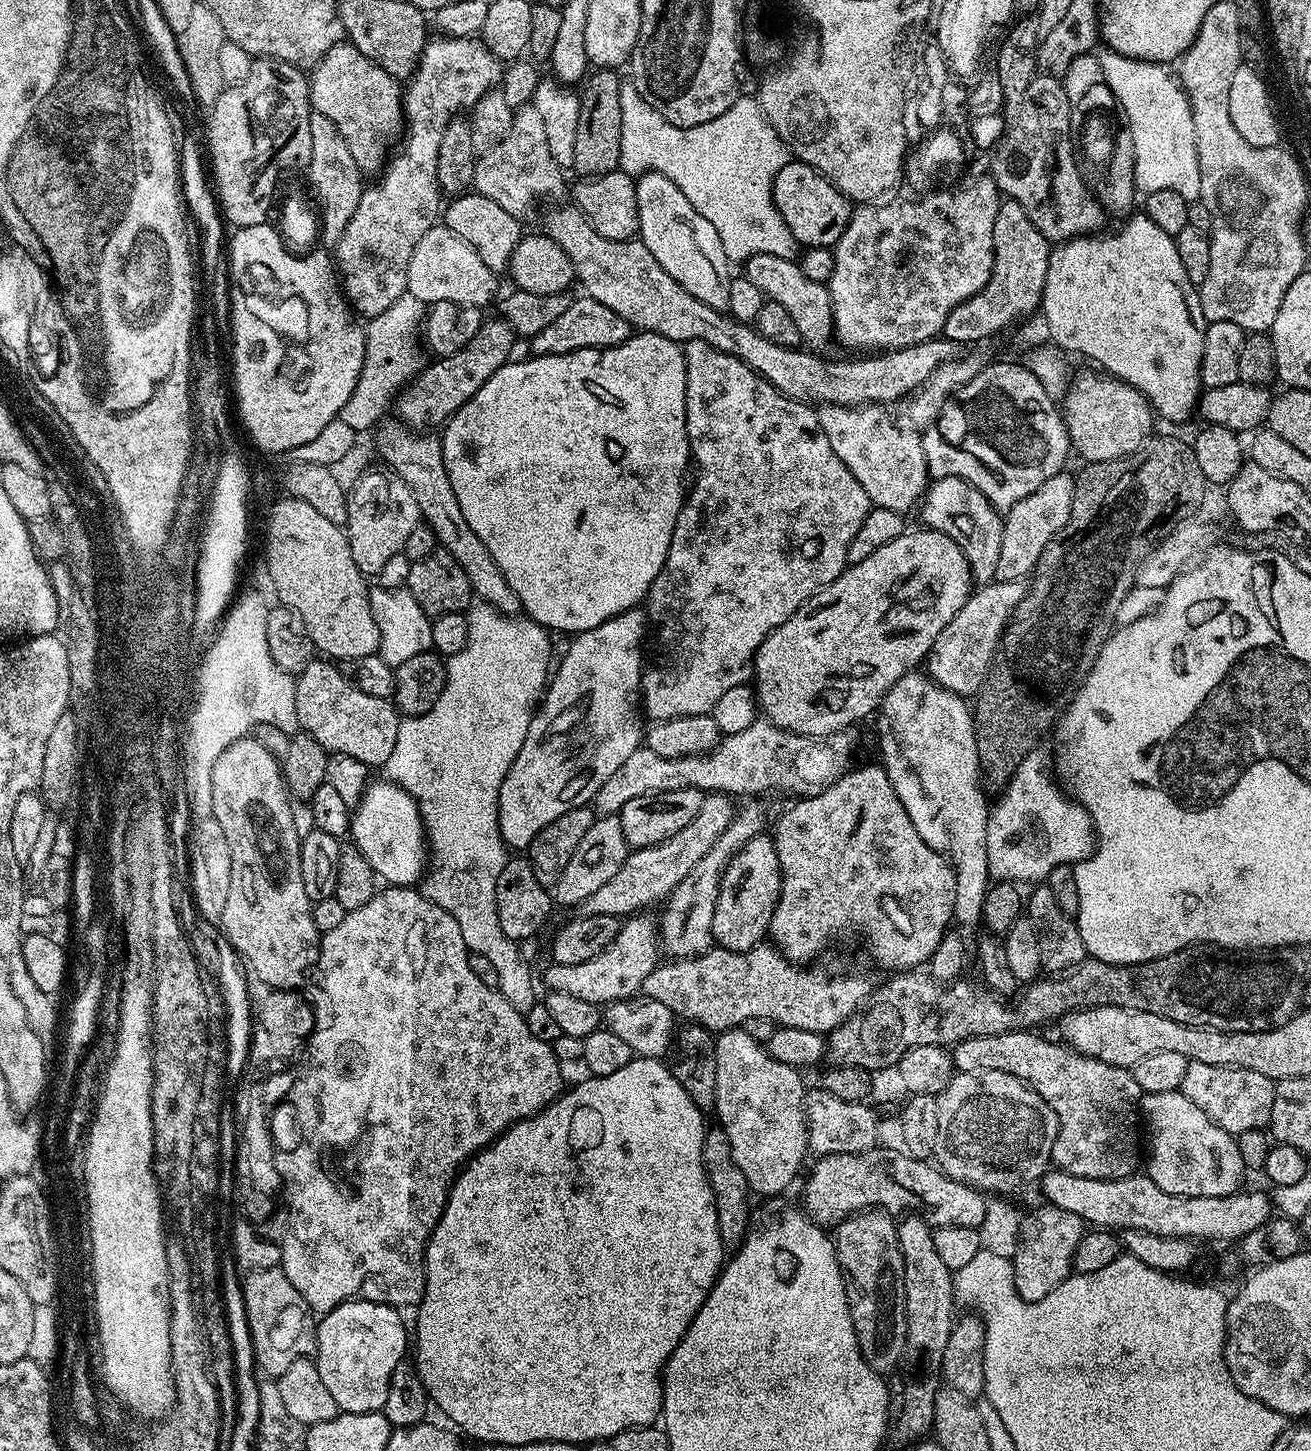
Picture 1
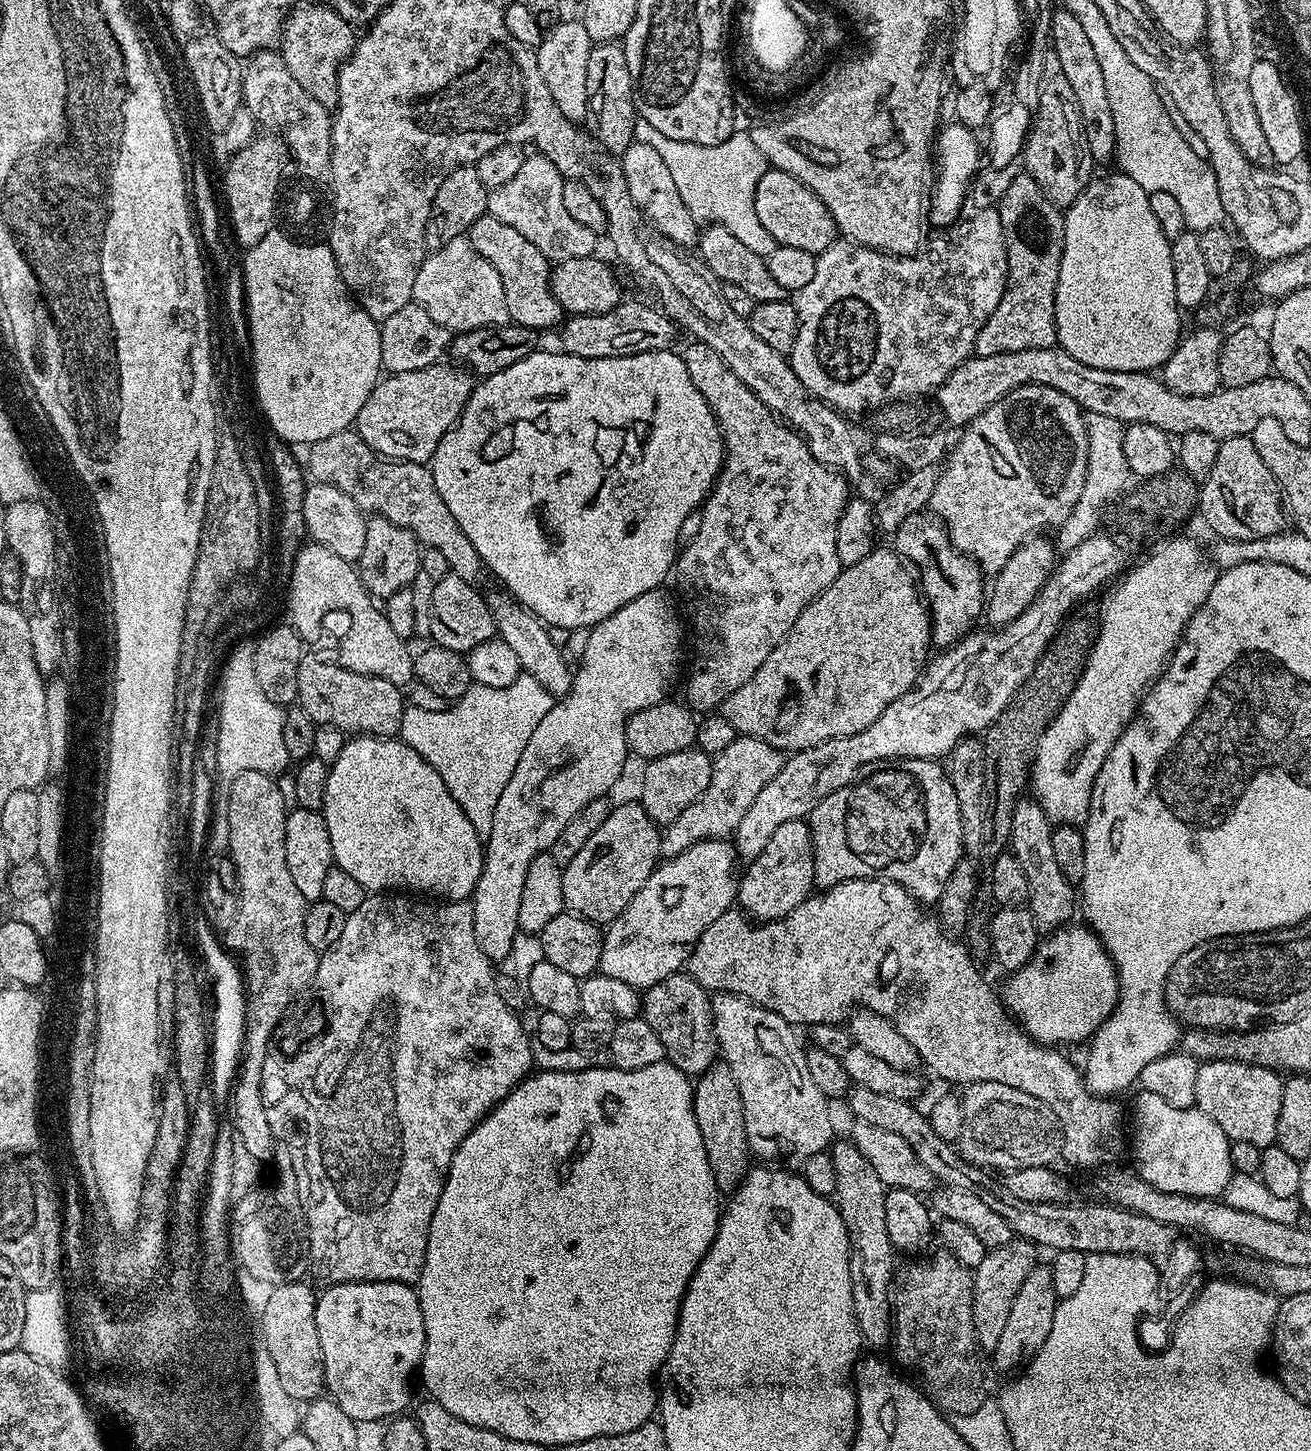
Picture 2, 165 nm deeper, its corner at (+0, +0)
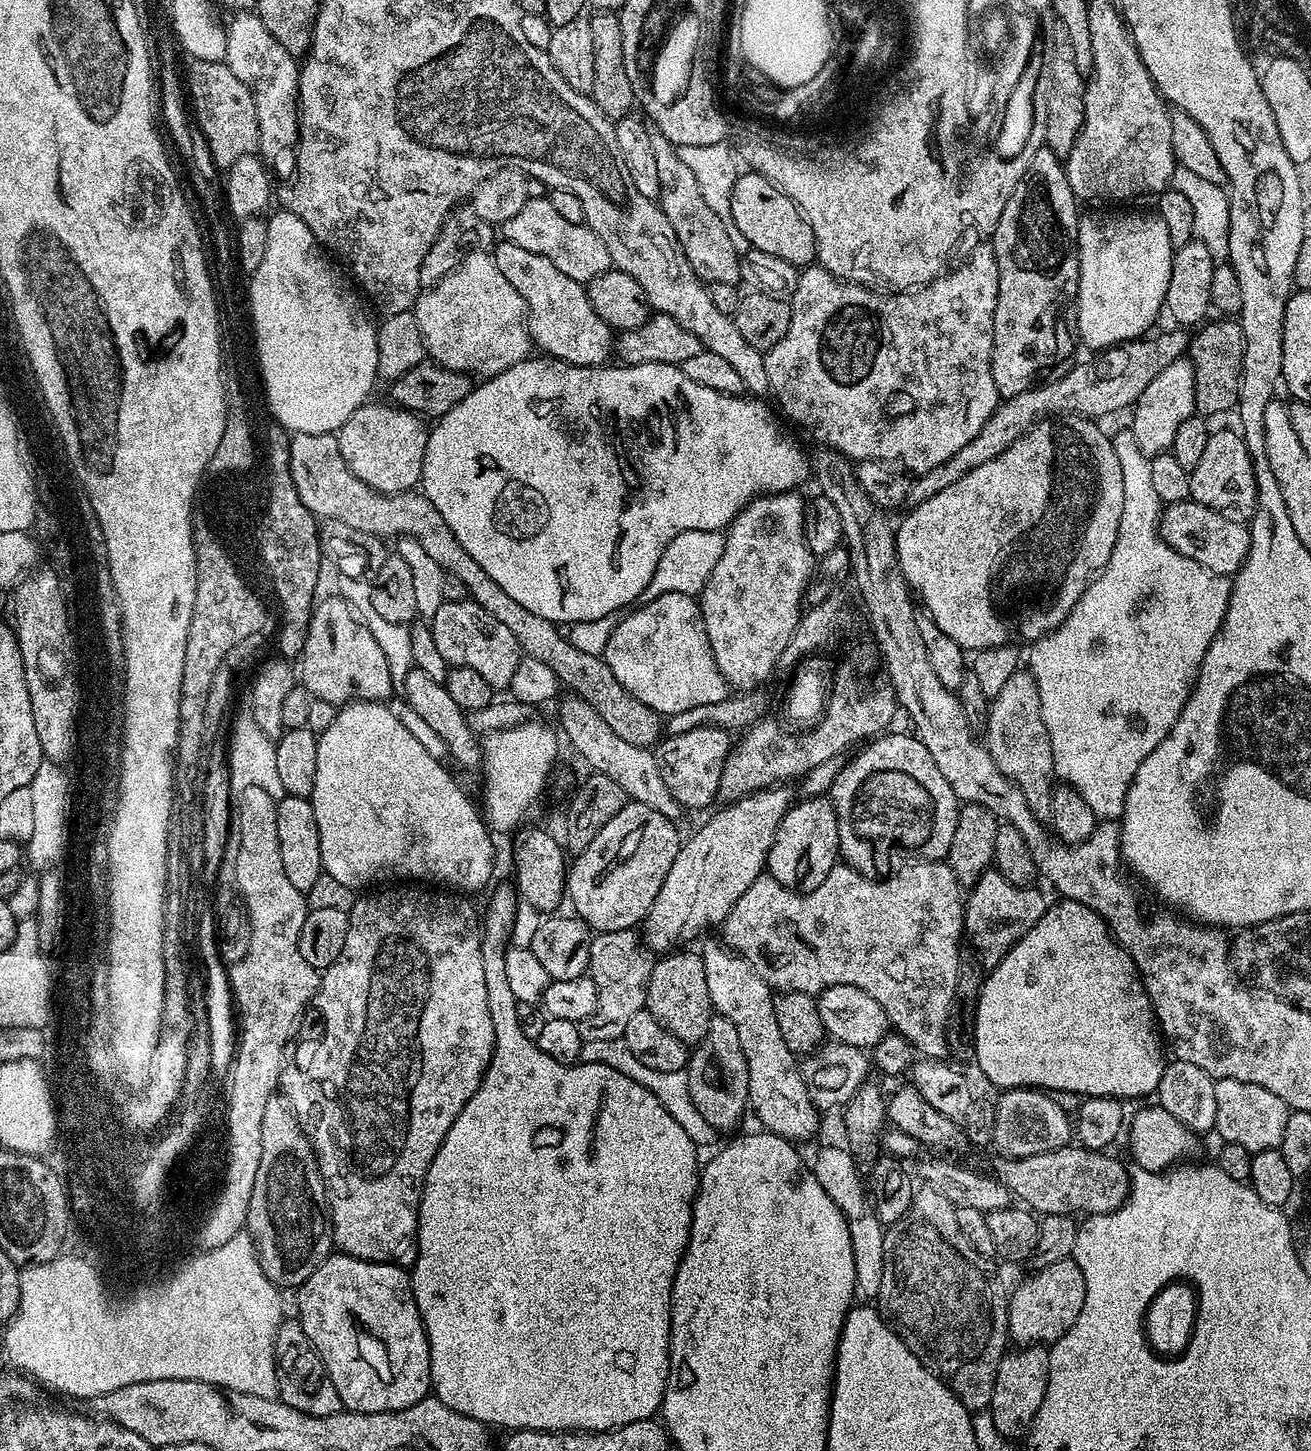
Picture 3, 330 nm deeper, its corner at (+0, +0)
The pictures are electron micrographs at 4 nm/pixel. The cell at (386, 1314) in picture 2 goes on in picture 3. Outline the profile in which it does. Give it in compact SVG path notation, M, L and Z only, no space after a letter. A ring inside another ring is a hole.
M330 1254L319 1264L314 1274L306 1278L306 1282L300 1285L296 1296L296 1312L302 1330L306 1338L314 1346L319 1354L320 1361L326 1366L330 1382L338 1390L338 1398L341 1405L350 1412L393 1412L402 1410L406 1406L414 1406L423 1396L429 1395L432 1386L432 1371L430 1370L430 1350L428 1349L428 1336L424 1333L424 1323L420 1317L420 1311L416 1305L416 1299L412 1293L412 1278L399 1264L379 1264L369 1260L359 1260L353 1256L343 1254Z

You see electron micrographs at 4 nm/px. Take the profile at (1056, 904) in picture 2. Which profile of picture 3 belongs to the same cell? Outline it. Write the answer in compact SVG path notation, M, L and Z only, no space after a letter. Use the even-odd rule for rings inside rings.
M1017 670L1010 674L1010 678L1006 678L1002 690L998 690L991 701L987 732L986 747L998 770L1002 770L1002 774L1006 774L1006 778L1022 790L1026 804L1030 810L1034 810L1040 821L1051 821L1050 800L1056 780L1054 754L1046 722L1042 722L1042 698L1038 698L1038 682L1032 677L1031 671Z

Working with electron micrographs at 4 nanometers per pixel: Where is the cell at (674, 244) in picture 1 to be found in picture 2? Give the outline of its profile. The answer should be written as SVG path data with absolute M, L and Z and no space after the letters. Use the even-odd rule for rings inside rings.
M634 142L625 150L620 165L626 174L626 186L630 186L630 198L643 212L645 220L681 248L691 249L691 244L693 247L698 240L698 221L692 217L690 210L686 210L682 194L678 194L678 186L674 186L674 174L670 174L666 162L662 162L658 150L654 150L654 146Z

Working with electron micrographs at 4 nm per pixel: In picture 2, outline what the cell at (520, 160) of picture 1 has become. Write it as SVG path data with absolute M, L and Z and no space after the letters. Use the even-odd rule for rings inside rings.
M539 154L525 155L518 174L514 174L510 182L489 191L487 215L498 218L498 222L506 222L506 226L514 226L514 230L538 246L550 262L591 256L597 251L597 233L586 230L586 226L570 218L562 202L564 181L563 174L556 169L554 162L550 162L550 158Z

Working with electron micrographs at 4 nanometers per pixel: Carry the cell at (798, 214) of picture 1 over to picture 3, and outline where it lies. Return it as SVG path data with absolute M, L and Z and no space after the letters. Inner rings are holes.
M744 170L737 175L734 190L730 194L730 214L734 218L734 226L742 230L742 241L748 248L762 250L762 254L774 254L775 257L784 258L786 262L797 266L808 266L816 260L816 239L808 219L797 208L795 202L780 188L771 184L762 173Z

